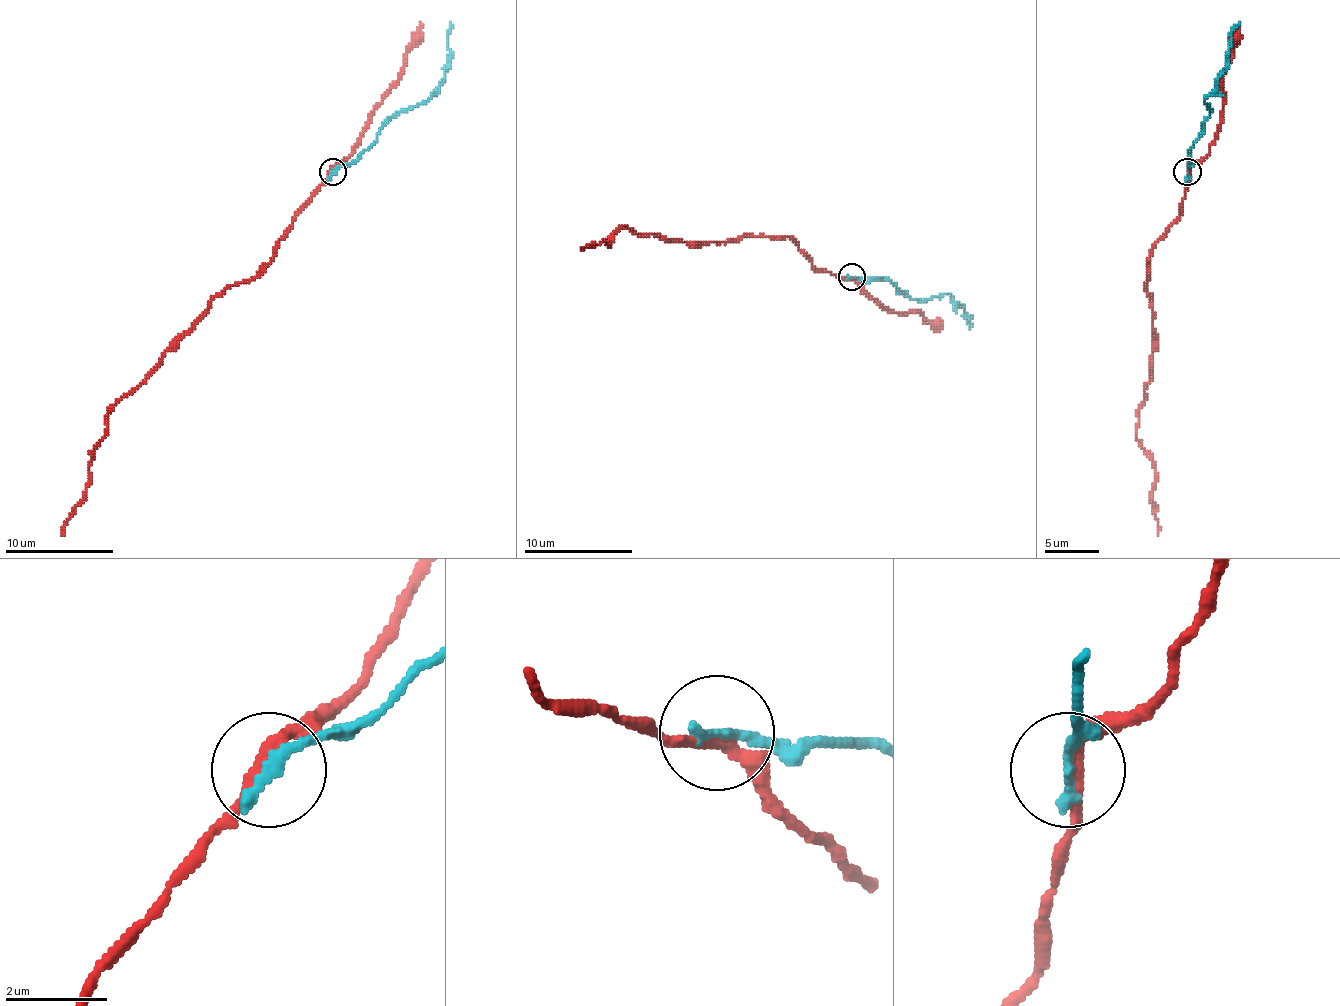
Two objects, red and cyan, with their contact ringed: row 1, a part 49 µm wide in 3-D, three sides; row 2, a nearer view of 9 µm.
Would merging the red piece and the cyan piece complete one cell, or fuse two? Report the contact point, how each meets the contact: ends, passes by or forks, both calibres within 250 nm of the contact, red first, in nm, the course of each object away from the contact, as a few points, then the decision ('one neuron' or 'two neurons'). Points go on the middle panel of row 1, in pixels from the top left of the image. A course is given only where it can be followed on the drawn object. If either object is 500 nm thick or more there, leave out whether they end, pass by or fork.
(852, 276) | red passes by | cyan ends | 240/280 nm | red via (850, 277), (820, 272), (787, 236), (665, 242), (624, 226), (608, 242), (581, 247) | cyan via (853, 277), (885, 277), (912, 299), (948, 293), (969, 315), (967, 321), (969, 329) | two neurons

